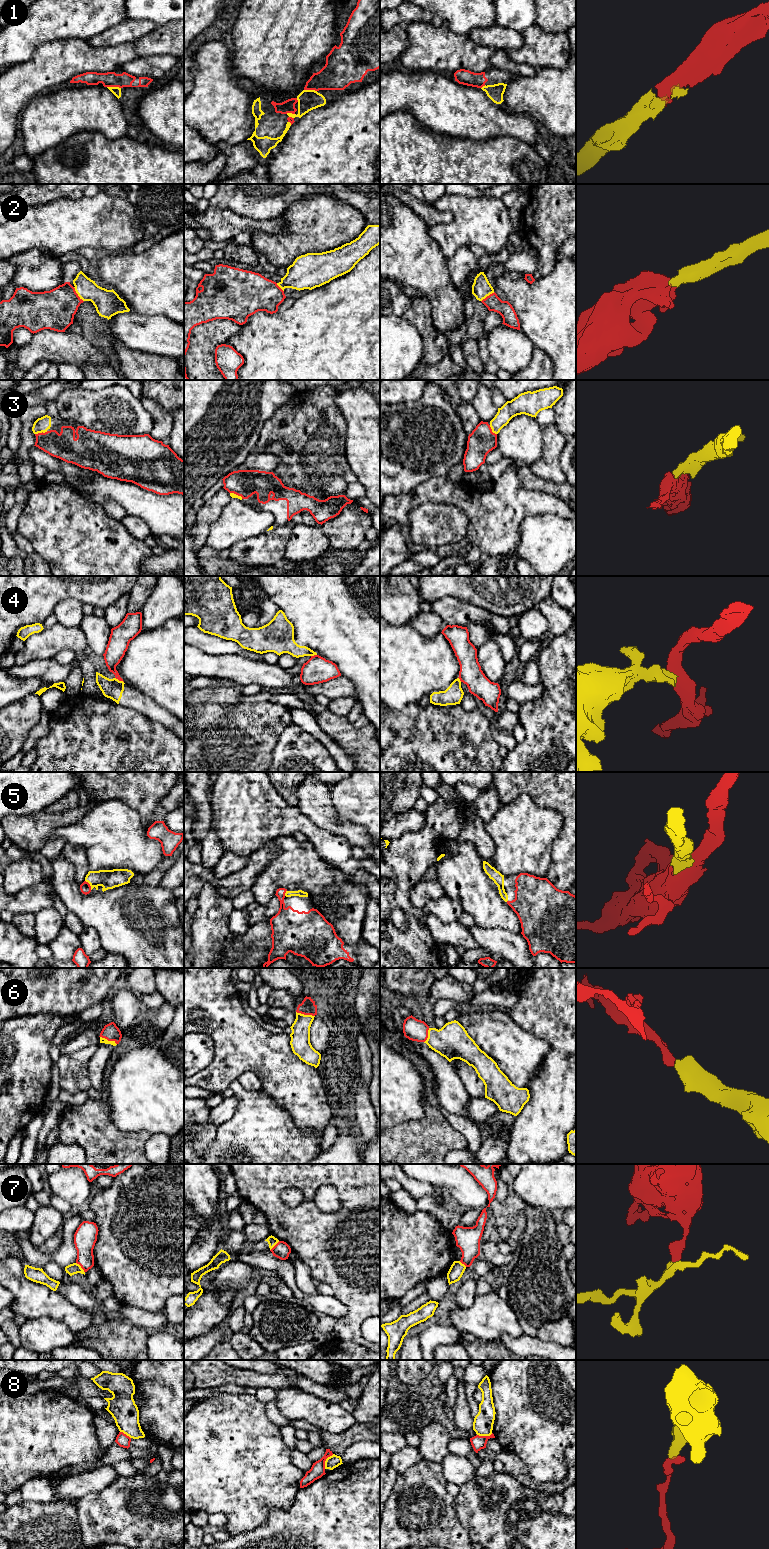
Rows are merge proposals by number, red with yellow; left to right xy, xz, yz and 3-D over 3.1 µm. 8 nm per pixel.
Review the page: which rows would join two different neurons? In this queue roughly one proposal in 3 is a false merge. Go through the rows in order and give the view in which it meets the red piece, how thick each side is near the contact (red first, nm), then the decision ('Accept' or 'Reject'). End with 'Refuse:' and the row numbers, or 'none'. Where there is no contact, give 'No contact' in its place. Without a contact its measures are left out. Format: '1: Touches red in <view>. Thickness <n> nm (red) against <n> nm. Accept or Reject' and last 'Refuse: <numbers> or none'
1: Touches red in xy. Thickness 130 nm (red) against 70 nm. Accept
2: Touches red in xy. Thickness 320 nm (red) against 200 nm. Accept
3: Touches red in xy. Thickness 220 nm (red) against 120 nm. Accept
4: Touches red in xy. Thickness 160 nm (red) against 160 nm. Reject
5: Touches red in xy. Thickness 90 nm (red) against 160 nm. Accept
6: Touches red in xz. Thickness 120 nm (red) against 160 nm. Accept
7: Touches red in xy. Thickness 190 nm (red) against 90 nm. Reject
8: Touches red in xz. Thickness 120 nm (red) against 100 nm. Reject
Refuse: 4, 7, 8

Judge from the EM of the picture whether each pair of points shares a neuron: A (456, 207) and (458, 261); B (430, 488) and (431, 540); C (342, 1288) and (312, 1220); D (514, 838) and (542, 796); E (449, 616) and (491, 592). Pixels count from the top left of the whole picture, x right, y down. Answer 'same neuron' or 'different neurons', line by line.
A: different neurons
B: different neurons
C: same neuron
D: different neurons
E: different neurons

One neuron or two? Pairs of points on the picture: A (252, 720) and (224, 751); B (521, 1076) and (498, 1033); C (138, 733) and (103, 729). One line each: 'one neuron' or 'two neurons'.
A: one neuron
B: one neuron
C: one neuron

